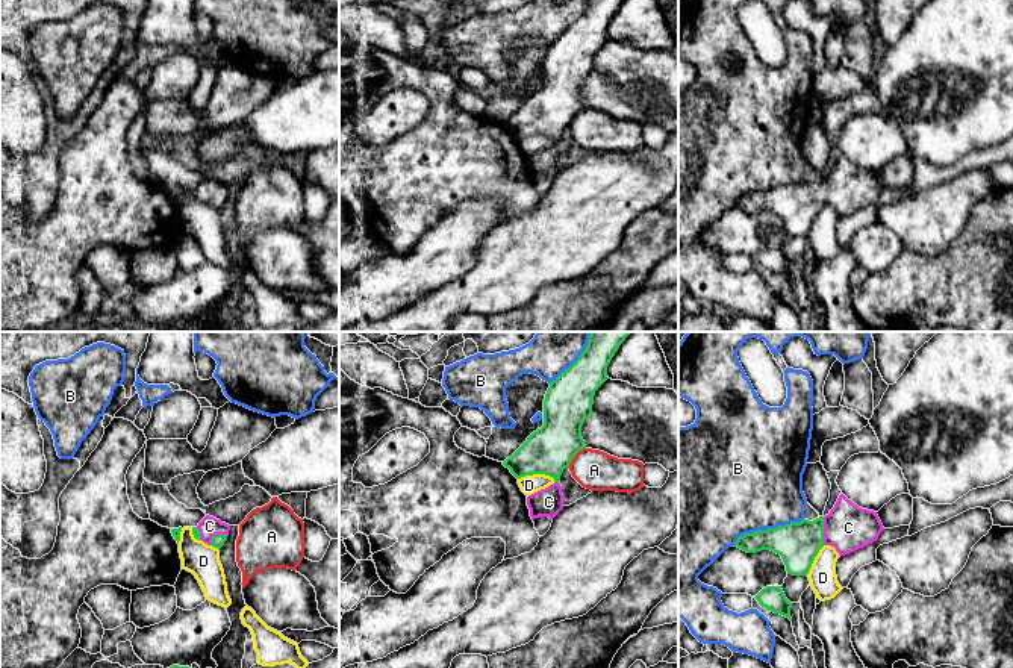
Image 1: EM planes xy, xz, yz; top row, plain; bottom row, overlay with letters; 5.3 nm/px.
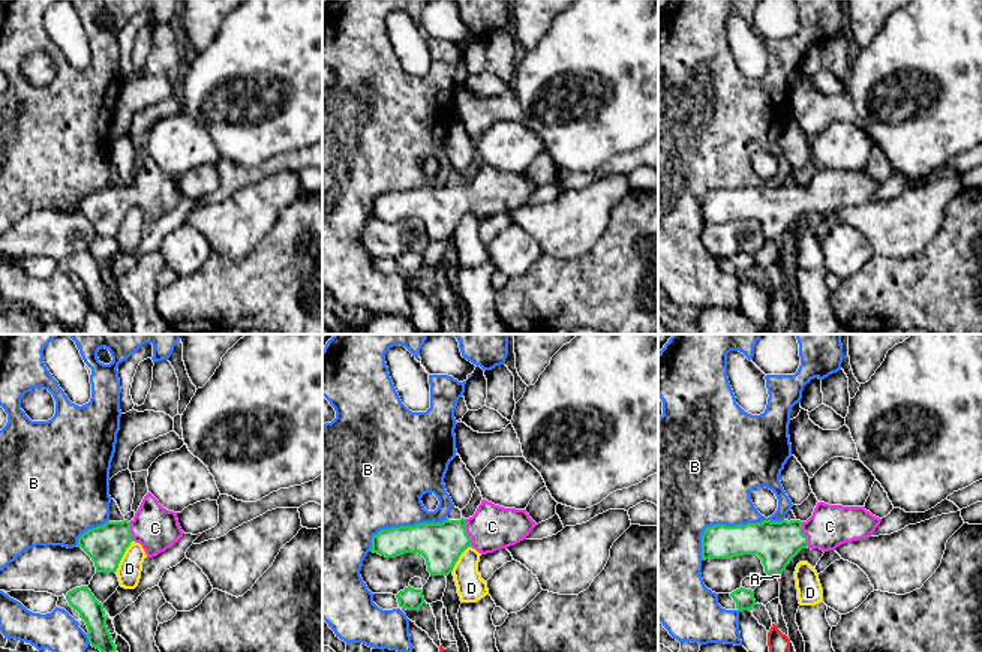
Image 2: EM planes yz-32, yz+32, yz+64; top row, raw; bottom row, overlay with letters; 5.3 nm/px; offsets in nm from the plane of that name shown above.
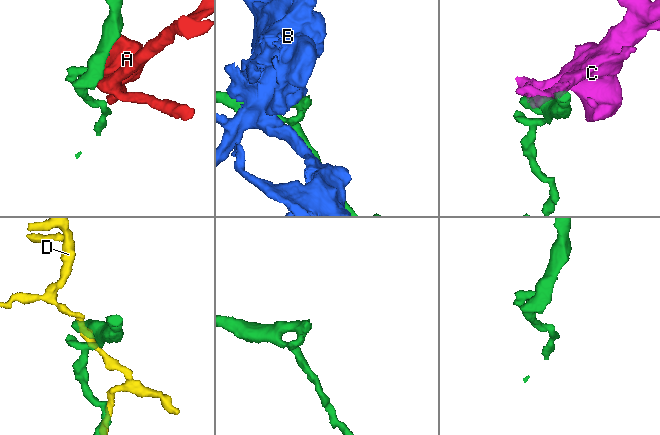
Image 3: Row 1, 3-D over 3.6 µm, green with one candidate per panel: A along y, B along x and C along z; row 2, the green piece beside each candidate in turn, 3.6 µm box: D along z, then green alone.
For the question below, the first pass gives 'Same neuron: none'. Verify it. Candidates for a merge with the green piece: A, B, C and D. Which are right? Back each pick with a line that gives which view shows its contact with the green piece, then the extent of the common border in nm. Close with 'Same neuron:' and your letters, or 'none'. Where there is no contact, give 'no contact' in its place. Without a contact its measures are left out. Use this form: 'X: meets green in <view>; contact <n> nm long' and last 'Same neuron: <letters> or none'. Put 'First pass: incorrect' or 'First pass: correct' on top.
First pass: incorrect
C: meets green in yz; contact 150 nm long
Same neuron: C

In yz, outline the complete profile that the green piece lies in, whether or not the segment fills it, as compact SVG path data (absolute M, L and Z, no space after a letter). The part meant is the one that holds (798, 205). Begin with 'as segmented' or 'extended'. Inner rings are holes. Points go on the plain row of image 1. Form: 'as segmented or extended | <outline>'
extended | M840 155L828 176L813 182L803 180L799 183L745 194L737 198L734 208L747 214L771 211L781 217L787 235L807 236L815 218L824 206L831 206L839 217L845 217L877 201L883 191L884 188L877 173L859 168Z

